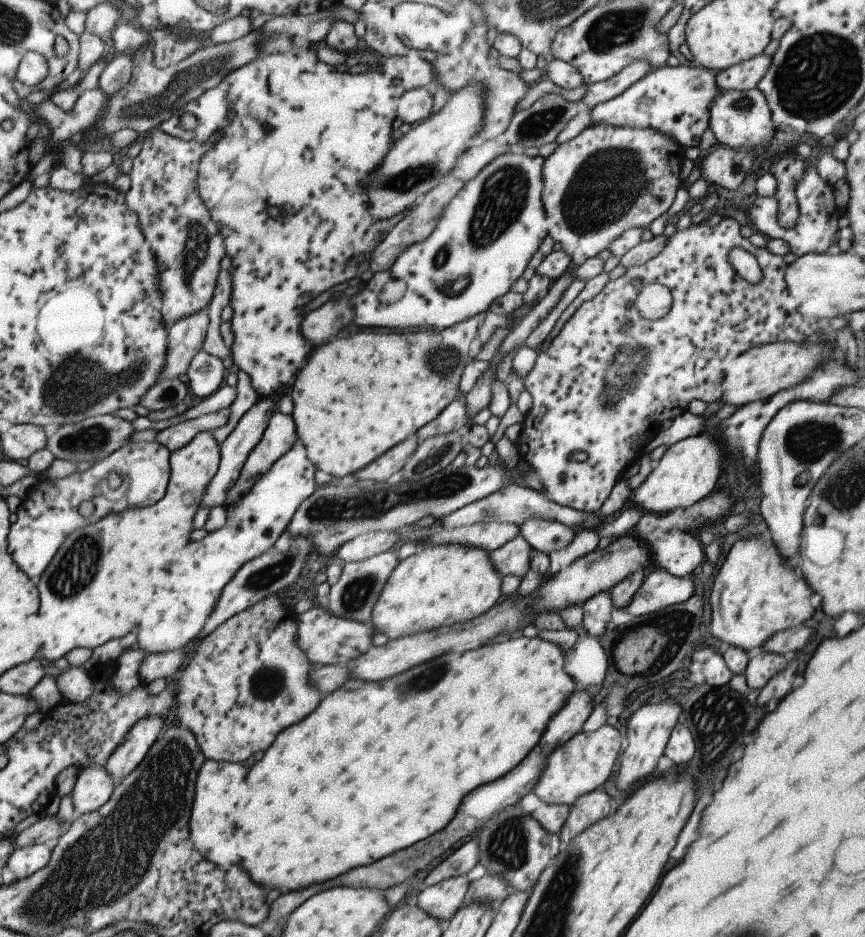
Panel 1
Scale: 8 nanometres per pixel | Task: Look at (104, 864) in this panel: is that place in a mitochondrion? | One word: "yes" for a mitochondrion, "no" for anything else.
yes

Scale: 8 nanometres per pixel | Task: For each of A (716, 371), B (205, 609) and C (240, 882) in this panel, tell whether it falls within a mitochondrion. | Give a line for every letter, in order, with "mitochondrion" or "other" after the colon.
A: other
B: other
C: other

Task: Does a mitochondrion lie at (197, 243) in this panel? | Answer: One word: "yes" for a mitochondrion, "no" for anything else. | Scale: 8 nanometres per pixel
yes

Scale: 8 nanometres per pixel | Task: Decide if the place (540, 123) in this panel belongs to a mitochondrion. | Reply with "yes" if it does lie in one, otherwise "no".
yes

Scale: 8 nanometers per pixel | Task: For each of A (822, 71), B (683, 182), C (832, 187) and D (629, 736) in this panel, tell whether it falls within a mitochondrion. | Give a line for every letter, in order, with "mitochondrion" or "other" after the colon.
A: mitochondrion
B: other
C: other
D: other

